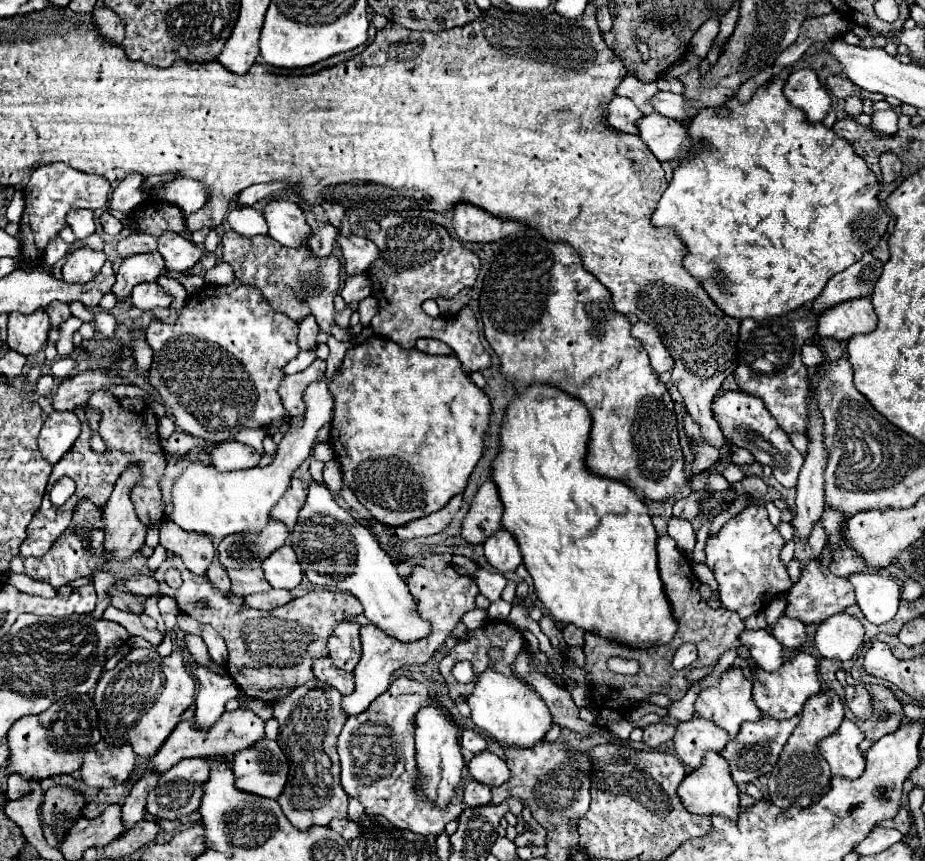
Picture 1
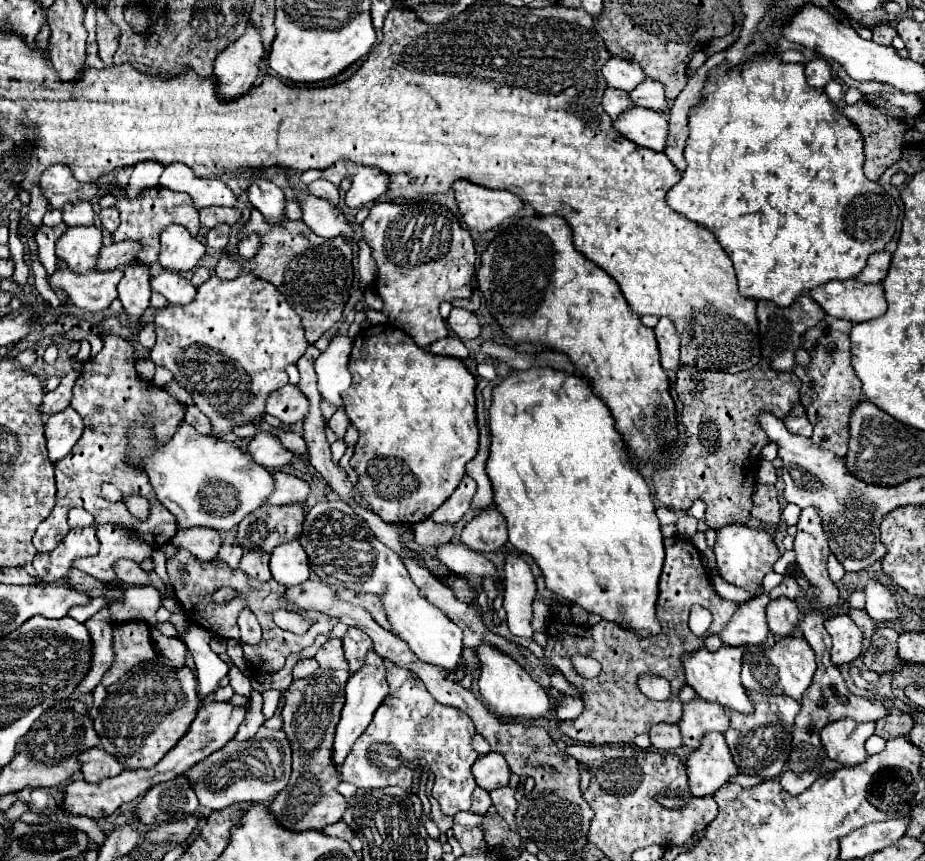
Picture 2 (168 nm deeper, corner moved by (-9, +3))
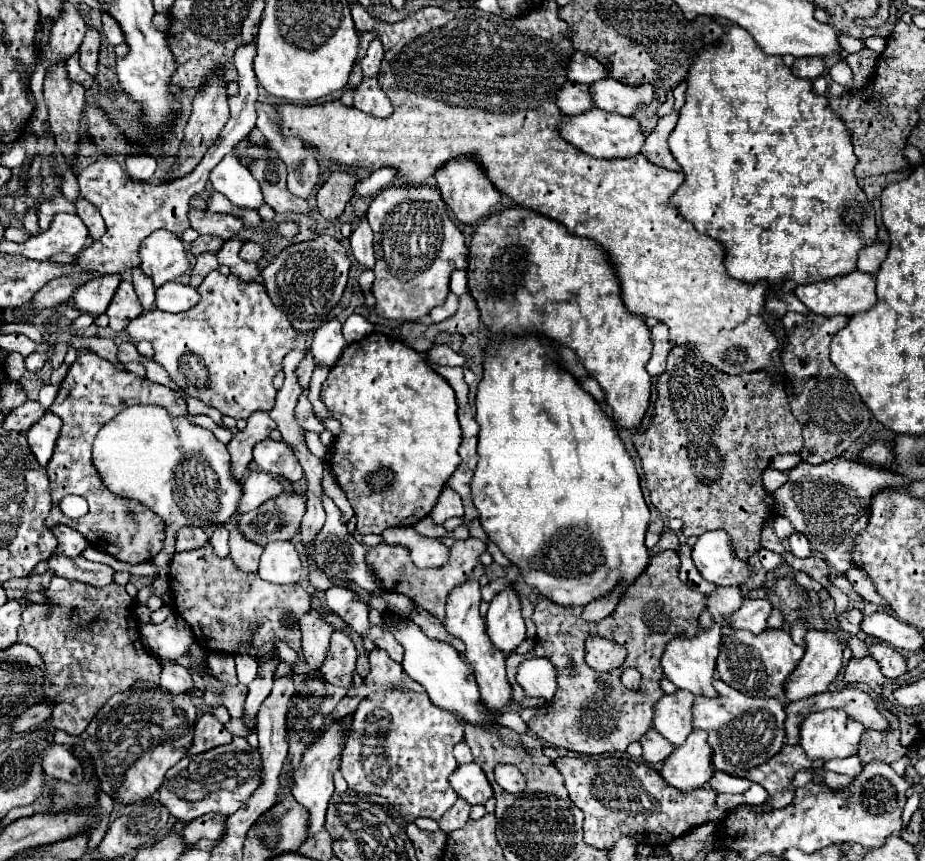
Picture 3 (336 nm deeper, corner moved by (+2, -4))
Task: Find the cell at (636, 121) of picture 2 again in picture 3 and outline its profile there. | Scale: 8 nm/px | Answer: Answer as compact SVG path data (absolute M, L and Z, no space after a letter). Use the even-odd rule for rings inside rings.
M597 107L581 113L581 115L567 115L563 121L561 121L561 137L579 147L579 151L583 153L589 153L593 157L599 157L599 159L623 159L623 157L633 157L639 153L643 141L645 141L645 135L641 133L639 129L639 123L633 119L633 117L621 117L621 115L613 115L613 113L605 113Z

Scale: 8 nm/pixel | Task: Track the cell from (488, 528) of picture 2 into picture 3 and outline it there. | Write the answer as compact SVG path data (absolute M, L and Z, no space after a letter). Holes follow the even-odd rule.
M467 539L467 541L455 541L449 547L449 563L441 569L417 569L411 561L411 555L407 551L407 547L403 545L387 545L387 543L379 543L377 547L367 551L367 565L373 569L375 577L381 581L385 591L391 593L403 593L407 595L415 607L425 609L427 613L431 613L433 617L437 617L439 621L445 619L445 601L449 591L463 583L465 579L469 579L475 563L479 561L479 555L485 551L485 543L479 539Z

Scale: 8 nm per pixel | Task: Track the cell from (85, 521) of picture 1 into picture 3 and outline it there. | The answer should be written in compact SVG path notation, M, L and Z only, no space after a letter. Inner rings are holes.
M55 525L51 527L53 535L57 537L59 545L57 545L57 553L67 555L67 557L77 557L87 549L87 541L83 539L81 533L77 533L75 529L67 527L67 525Z

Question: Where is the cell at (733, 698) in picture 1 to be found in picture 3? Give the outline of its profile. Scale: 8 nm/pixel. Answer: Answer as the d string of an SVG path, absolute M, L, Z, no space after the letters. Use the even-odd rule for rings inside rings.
M713 623L709 629L703 629L699 625L699 631L695 637L677 635L677 639L671 639L665 645L665 653L661 657L661 667L667 679L675 683L677 689L691 691L693 695L705 695L705 697L717 697L717 691L713 689L713 673L715 673L715 659L719 655L719 641L721 641L721 625Z

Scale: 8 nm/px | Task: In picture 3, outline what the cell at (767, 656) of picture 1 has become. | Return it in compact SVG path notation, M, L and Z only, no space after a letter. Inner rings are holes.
M717 587L713 593L707 595L707 611L721 627L725 627L729 625L731 613L741 607L741 601L743 595L739 587Z

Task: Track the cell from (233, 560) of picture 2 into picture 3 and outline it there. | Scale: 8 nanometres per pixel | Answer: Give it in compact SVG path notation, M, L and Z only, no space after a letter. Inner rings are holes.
M217 527L211 535L211 545L215 547L215 553L219 557L227 557L229 555L229 545L227 545L227 537L229 537L229 531L225 527Z

